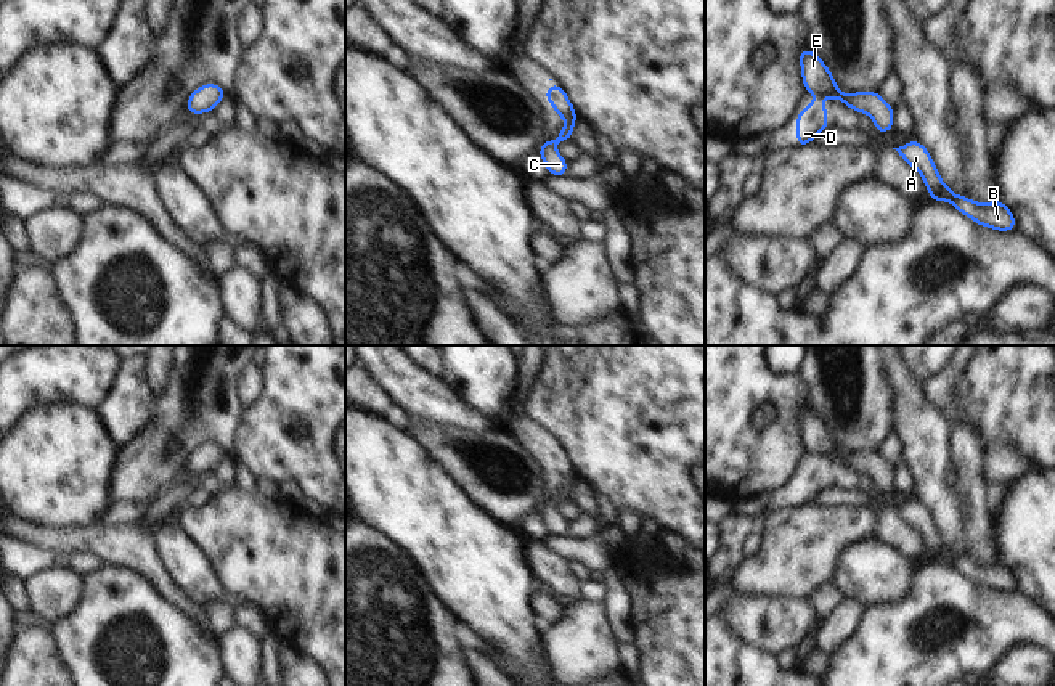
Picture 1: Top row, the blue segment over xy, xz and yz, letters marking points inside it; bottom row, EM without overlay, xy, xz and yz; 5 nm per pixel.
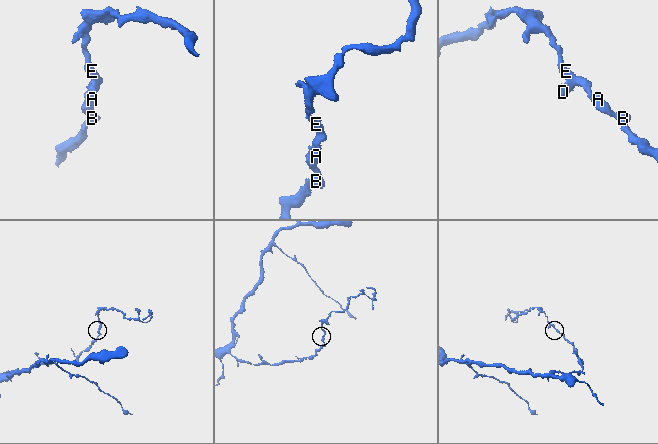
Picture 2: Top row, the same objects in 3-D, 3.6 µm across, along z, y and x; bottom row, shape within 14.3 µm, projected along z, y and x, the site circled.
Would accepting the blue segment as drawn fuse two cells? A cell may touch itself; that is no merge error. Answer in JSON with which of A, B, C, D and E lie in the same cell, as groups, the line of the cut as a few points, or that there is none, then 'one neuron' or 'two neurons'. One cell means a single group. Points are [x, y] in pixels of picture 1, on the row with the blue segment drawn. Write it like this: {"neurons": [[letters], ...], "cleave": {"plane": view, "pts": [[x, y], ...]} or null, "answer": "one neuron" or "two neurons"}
{"neurons": [["A", "B", "C", "D", "E"]], "cleave": null, "answer": "one neuron"}

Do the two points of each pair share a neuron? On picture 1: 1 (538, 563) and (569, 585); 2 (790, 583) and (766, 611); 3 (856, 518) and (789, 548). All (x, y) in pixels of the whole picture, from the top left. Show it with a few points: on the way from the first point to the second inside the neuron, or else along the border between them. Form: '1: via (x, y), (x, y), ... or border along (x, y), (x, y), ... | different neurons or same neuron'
1: via (546, 567), (561, 580) | same neuron
2: border along (742, 593), (808, 600) | different neurons
3: via (840, 526), (805, 543) | same neuron

